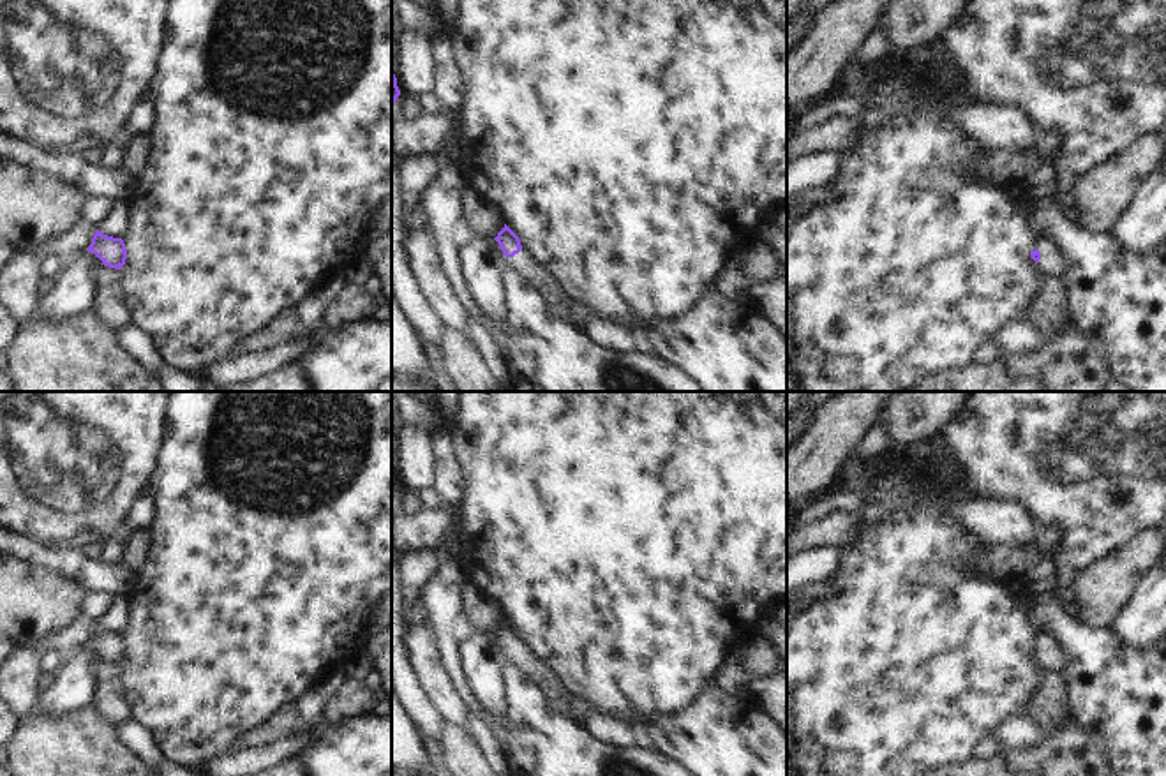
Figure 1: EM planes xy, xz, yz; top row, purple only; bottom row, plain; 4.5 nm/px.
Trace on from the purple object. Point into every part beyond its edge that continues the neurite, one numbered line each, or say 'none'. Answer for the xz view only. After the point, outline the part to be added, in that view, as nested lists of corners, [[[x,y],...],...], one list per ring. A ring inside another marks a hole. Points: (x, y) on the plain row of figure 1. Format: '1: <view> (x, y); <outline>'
1: xz (538, 671); [[[526,642],[519,649],[510,653],[510,663],[520,665],[527,679],[540,684],[550,704],[559,713],[572,713],[575,698],[561,683],[557,672],[547,663],[534,649]]]

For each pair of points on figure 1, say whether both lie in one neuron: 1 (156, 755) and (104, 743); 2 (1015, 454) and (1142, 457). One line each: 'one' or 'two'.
1: two
2: one

